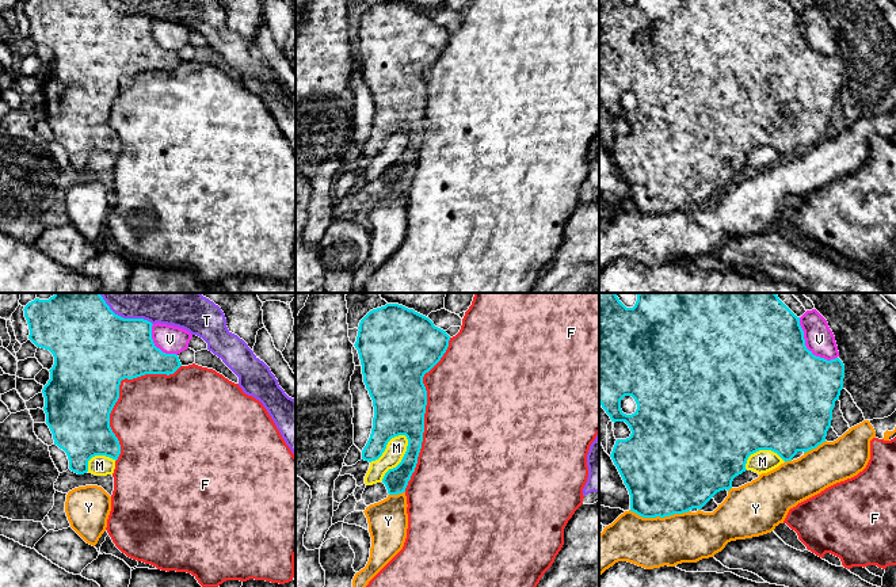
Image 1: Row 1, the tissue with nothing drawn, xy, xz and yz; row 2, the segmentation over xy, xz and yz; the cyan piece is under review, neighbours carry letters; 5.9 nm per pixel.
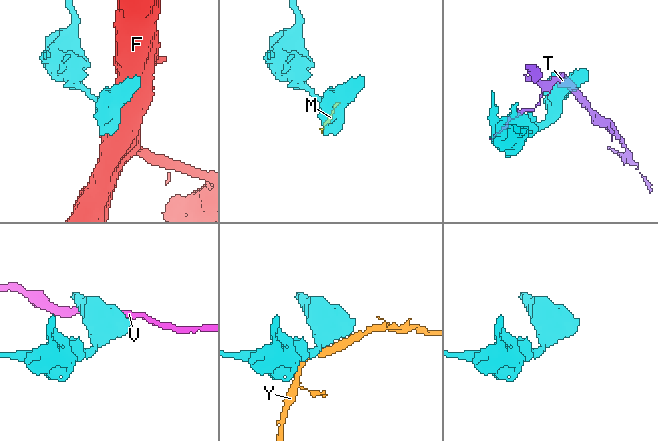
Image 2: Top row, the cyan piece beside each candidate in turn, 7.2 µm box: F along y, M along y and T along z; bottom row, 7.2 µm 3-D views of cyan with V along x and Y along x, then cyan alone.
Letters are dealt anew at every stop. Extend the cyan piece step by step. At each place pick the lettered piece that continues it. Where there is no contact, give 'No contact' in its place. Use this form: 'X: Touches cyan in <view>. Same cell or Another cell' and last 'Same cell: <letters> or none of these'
F: Touches cyan in xz. Another cell
M: Touches cyan in xz. Another cell
T: Touches cyan in xy. Another cell
V: Touches cyan in yz. Another cell
Y: Touches cyan in yz. Another cell
Same cell: none of these

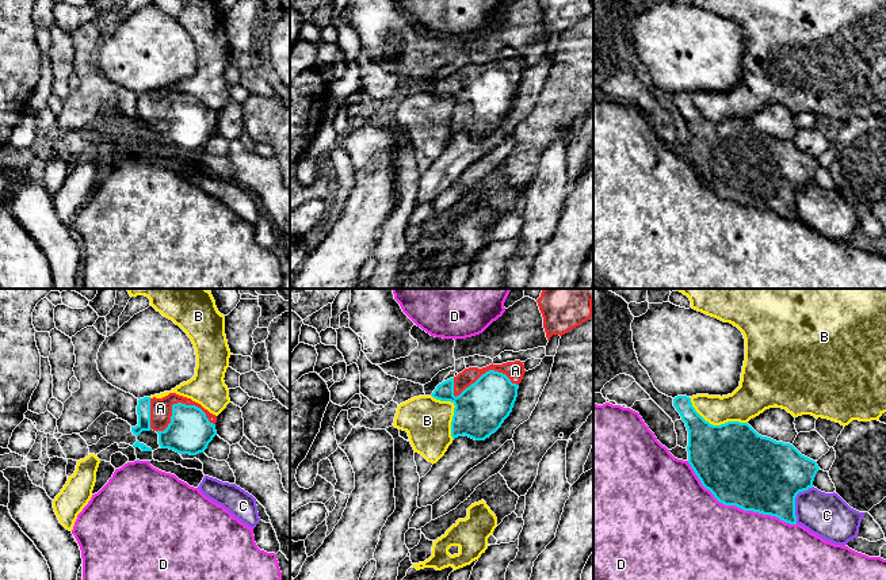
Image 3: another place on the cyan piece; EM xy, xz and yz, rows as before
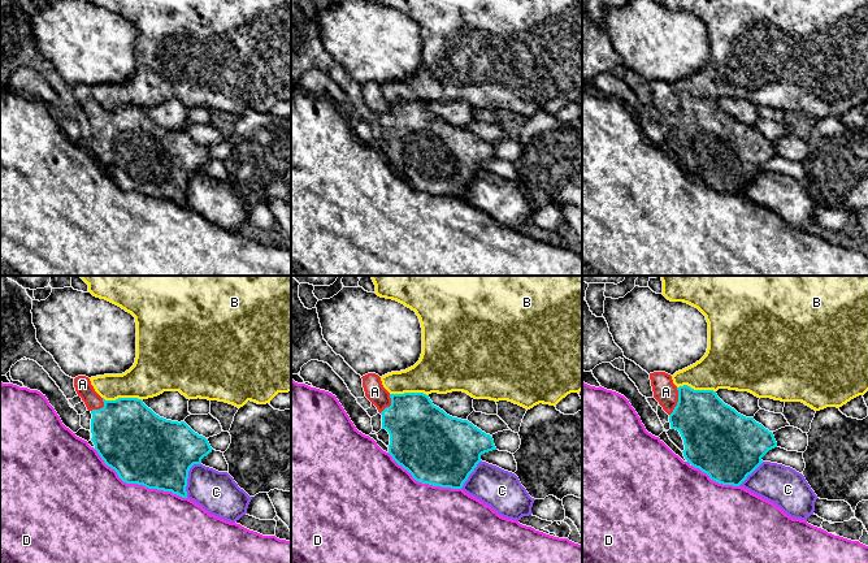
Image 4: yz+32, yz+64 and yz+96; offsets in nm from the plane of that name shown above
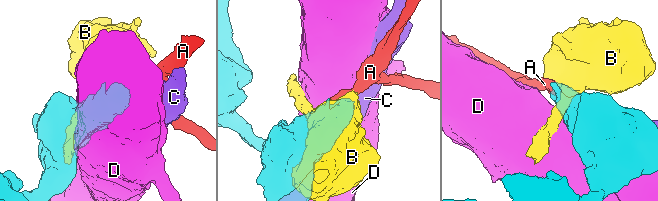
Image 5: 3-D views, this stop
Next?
A: Touches cyan in xz. Same cell
B: Touches cyan in yz. Another cell
C: Touches cyan in yz. Another cell
D: Touches cyan in yz. Another cell
Same cell: A

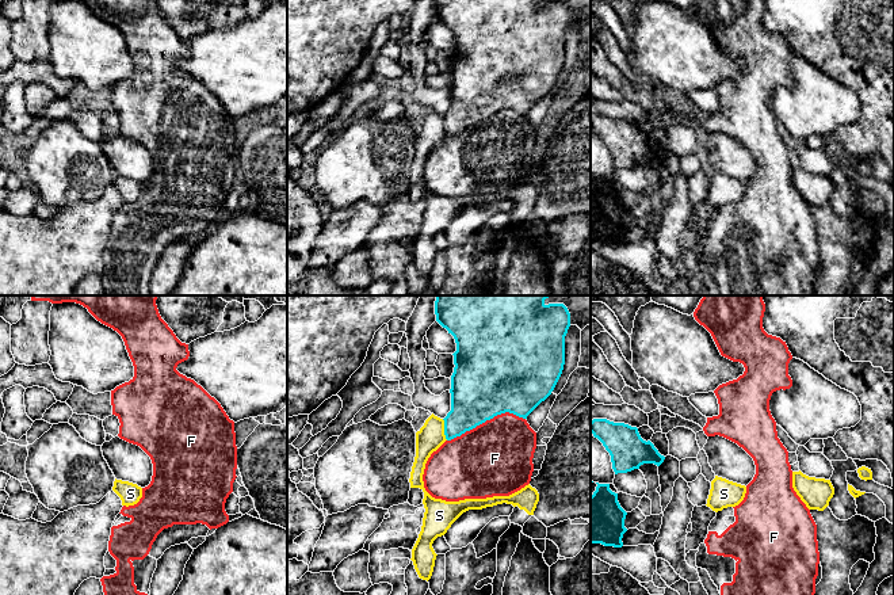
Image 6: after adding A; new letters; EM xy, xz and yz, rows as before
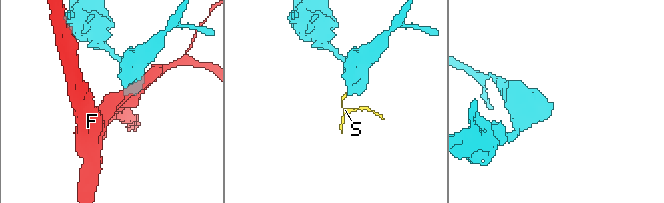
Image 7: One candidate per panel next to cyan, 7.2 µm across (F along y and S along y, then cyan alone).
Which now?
F: Touches cyan in xz. Another cell
S: Touches cyan in xz. Another cell
Same cell: none of these

